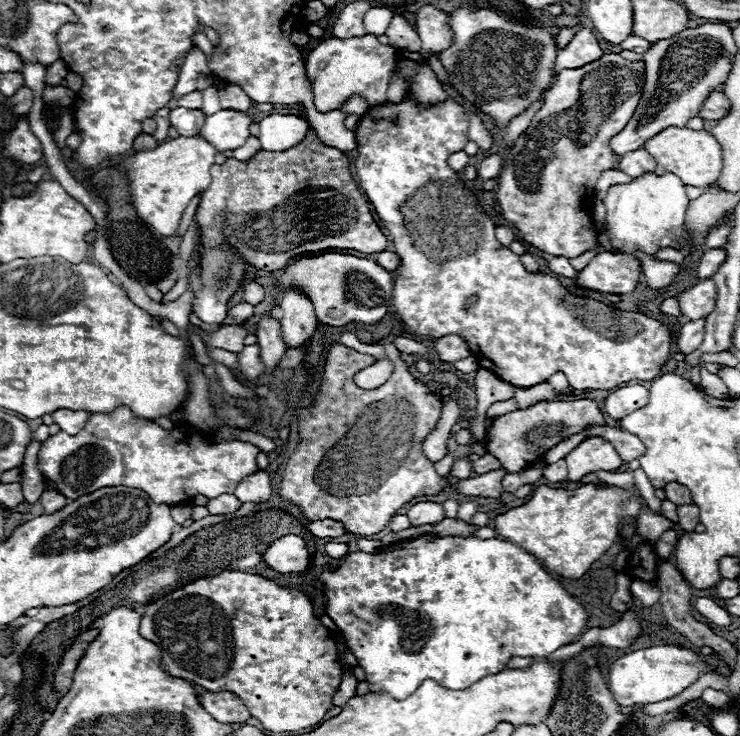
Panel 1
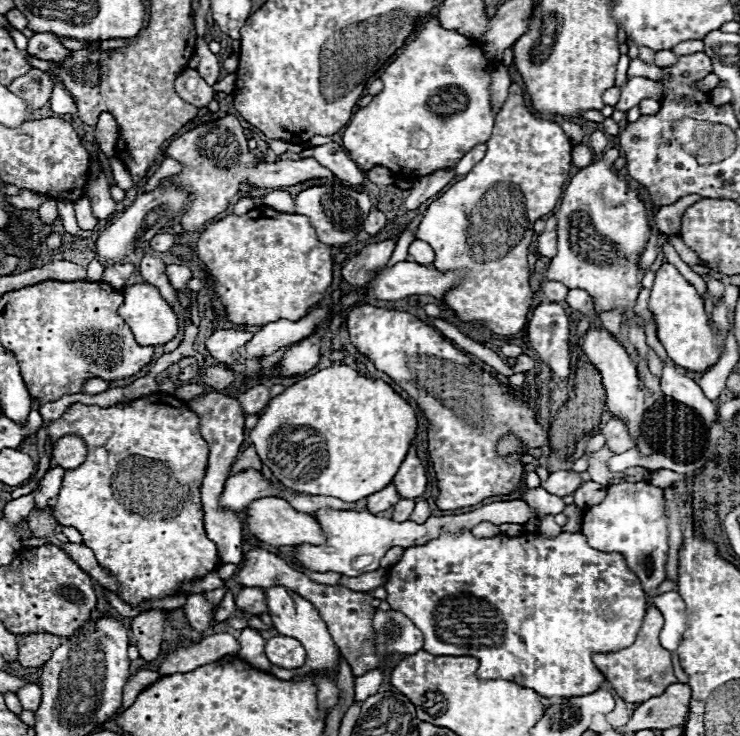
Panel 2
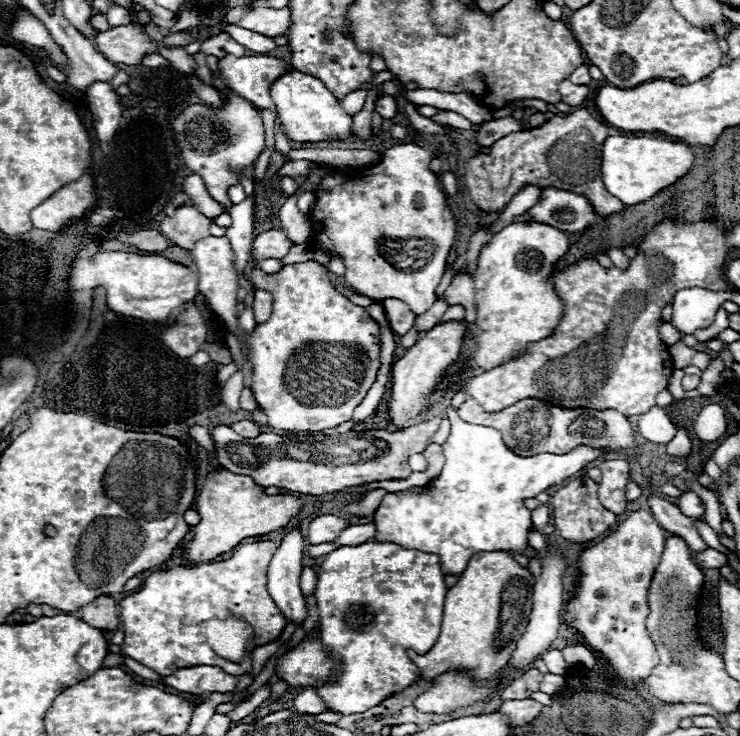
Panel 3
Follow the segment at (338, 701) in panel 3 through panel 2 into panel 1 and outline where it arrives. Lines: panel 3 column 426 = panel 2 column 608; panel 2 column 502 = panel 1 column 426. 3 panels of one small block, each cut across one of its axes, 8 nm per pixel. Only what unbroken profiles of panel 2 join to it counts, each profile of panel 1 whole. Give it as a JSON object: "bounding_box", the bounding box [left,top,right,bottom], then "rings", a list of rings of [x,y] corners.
{"bounding_box":[320,536,586,700],"rings":[[[422,536],[416,540],[406,540],[398,544],[390,544],[378,554],[366,554],[366,552],[352,552],[344,558],[342,566],[336,572],[324,572],[320,580],[326,584],[326,614],[334,620],[342,636],[346,638],[348,648],[356,656],[358,666],[366,674],[366,682],[370,684],[370,692],[388,692],[396,700],[408,698],[424,680],[436,680],[440,686],[446,686],[450,690],[468,688],[470,684],[478,682],[480,678],[488,674],[498,674],[506,668],[508,660],[512,656],[538,656],[544,658],[558,650],[564,644],[570,644],[578,634],[582,634],[582,628],[586,624],[586,612],[584,608],[560,586],[556,578],[552,578],[534,556],[524,552],[522,548],[504,542],[504,540],[478,540],[474,536],[468,538],[436,538],[436,536]]]}

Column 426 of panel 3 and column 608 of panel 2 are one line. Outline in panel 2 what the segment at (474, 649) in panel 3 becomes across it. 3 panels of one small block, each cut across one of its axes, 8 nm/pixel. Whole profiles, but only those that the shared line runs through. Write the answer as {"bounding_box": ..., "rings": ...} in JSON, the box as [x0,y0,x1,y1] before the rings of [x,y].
{"bounding_box":[592,606,676,702],"rings":[[[648,606],[642,628],[640,628],[634,644],[630,644],[622,650],[616,650],[616,652],[596,652],[592,656],[594,664],[606,676],[606,680],[612,684],[612,688],[618,692],[618,696],[624,698],[626,702],[646,702],[652,696],[660,696],[670,684],[676,682],[670,652],[664,650],[658,642],[662,624],[664,624],[664,618],[658,612],[658,608]]]}

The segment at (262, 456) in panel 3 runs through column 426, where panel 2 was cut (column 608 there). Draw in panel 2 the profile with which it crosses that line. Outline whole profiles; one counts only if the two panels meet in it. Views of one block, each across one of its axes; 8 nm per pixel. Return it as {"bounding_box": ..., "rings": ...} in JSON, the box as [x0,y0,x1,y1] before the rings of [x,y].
{"bounding_box":[602,416,636,454],"rings":[[[616,416],[610,418],[606,426],[602,426],[602,434],[606,436],[606,446],[610,446],[610,450],[614,450],[616,454],[636,446],[636,441],[630,436],[626,422],[622,418],[616,418]]]}

